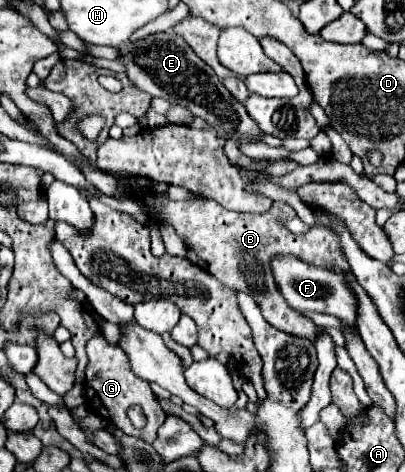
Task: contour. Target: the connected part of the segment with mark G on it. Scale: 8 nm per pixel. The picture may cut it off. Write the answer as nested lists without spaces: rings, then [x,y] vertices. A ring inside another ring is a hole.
[[[103,334],[91,338],[87,342],[87,356],[89,356],[89,364],[87,364],[87,380],[85,380],[85,398],[87,398],[87,404],[89,408],[101,416],[103,420],[107,420],[109,424],[121,428],[125,434],[129,436],[137,436],[137,438],[143,438],[145,442],[153,442],[155,436],[157,436],[157,430],[159,426],[165,422],[167,414],[161,410],[161,406],[157,404],[151,388],[149,388],[149,382],[141,380],[139,376],[133,374],[131,370],[131,364],[129,364],[129,358],[125,356],[125,352],[119,348],[119,346],[111,346]],[[129,406],[141,406],[145,416],[147,416],[147,426],[143,430],[137,430],[129,418],[127,418],[127,408]]]

